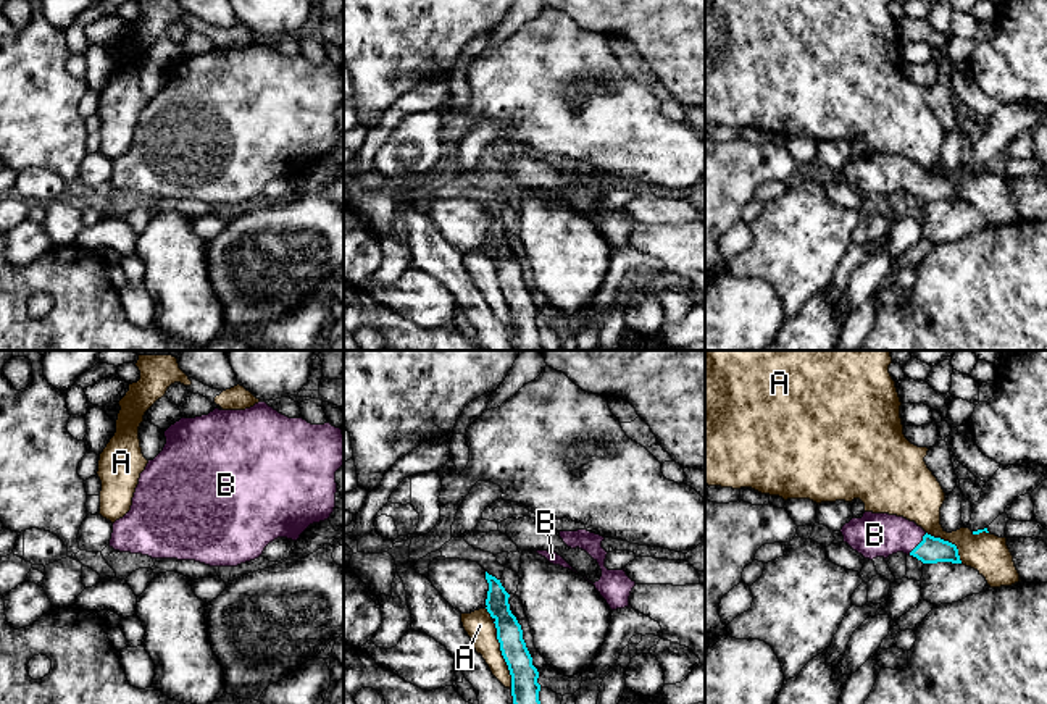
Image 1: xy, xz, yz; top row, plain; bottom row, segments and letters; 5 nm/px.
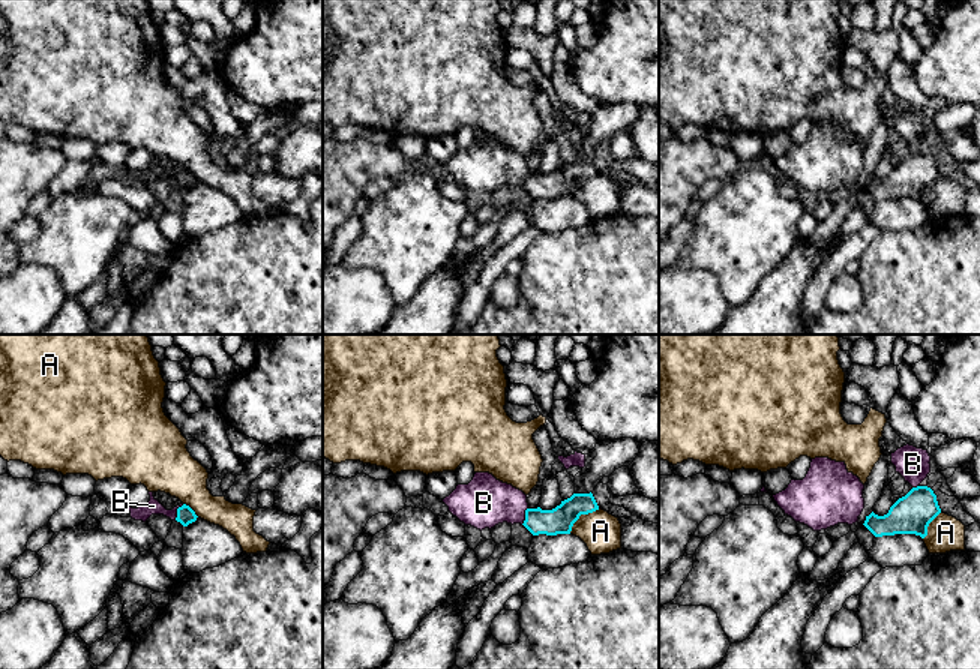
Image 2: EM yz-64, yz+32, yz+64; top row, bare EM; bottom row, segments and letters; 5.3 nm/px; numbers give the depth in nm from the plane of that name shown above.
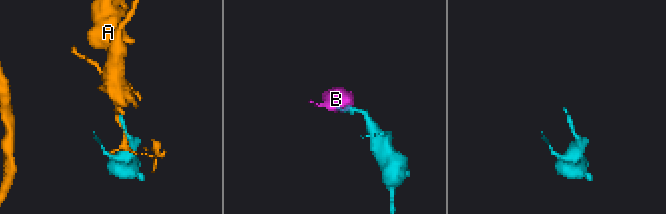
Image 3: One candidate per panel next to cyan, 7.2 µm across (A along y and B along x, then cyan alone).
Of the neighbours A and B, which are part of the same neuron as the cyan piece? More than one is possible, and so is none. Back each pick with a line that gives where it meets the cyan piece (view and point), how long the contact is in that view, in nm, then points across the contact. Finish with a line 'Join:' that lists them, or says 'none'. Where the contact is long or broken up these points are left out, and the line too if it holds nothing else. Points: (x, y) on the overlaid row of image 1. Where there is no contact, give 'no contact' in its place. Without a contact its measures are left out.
B: meets cyan in yz at (920, 543); contact 140 nm long
Join: B

